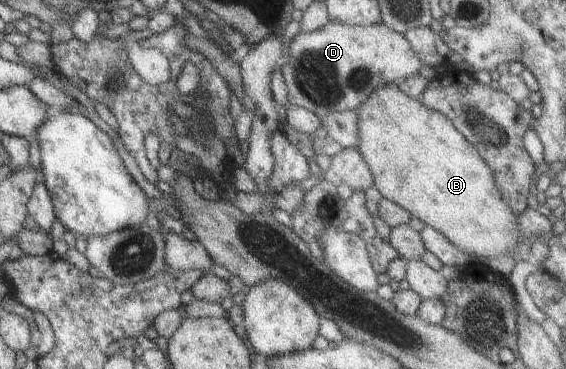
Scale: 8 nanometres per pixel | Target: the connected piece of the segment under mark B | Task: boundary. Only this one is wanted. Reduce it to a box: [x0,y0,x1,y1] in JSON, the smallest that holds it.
[354,85,534,263]

